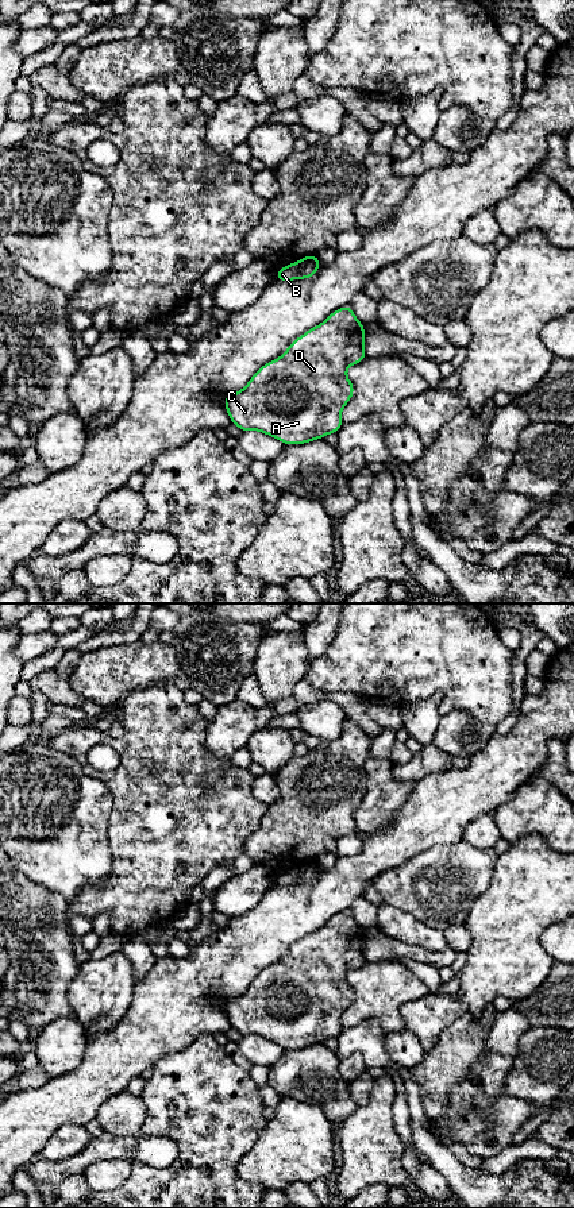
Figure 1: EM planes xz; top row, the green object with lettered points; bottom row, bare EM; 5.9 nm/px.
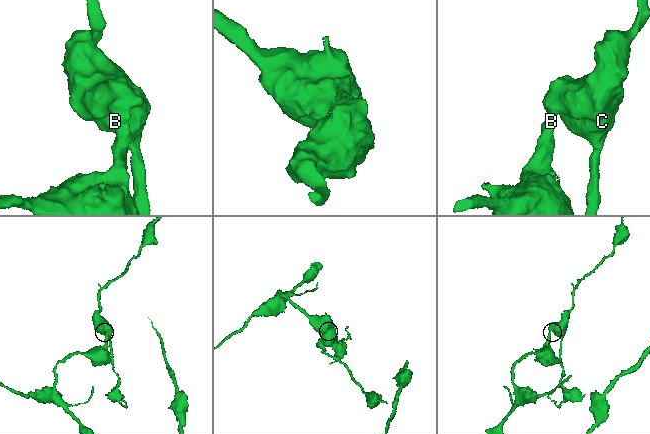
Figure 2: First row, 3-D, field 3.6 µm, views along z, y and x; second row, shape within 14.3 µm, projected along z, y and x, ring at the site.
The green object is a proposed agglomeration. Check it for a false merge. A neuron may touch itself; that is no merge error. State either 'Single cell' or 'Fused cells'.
Fused cells

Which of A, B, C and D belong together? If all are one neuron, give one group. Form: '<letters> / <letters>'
A C D / B

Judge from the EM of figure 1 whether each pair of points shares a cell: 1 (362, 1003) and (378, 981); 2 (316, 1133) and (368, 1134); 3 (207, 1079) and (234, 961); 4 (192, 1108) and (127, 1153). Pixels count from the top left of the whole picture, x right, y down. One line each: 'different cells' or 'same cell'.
1: same cell
2: different cells
3: different cells
4: same cell

